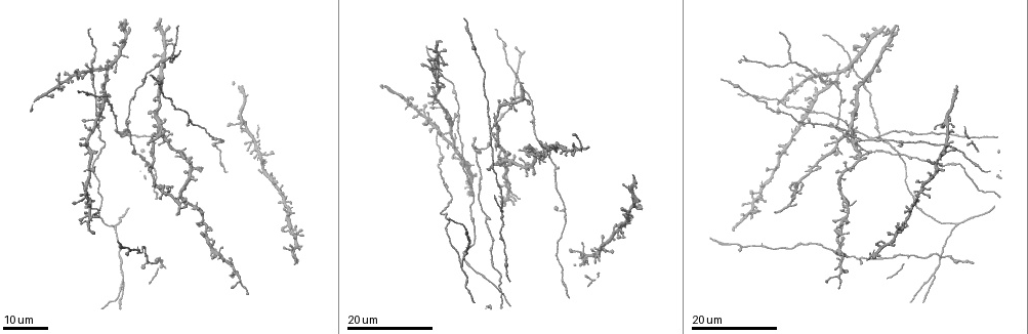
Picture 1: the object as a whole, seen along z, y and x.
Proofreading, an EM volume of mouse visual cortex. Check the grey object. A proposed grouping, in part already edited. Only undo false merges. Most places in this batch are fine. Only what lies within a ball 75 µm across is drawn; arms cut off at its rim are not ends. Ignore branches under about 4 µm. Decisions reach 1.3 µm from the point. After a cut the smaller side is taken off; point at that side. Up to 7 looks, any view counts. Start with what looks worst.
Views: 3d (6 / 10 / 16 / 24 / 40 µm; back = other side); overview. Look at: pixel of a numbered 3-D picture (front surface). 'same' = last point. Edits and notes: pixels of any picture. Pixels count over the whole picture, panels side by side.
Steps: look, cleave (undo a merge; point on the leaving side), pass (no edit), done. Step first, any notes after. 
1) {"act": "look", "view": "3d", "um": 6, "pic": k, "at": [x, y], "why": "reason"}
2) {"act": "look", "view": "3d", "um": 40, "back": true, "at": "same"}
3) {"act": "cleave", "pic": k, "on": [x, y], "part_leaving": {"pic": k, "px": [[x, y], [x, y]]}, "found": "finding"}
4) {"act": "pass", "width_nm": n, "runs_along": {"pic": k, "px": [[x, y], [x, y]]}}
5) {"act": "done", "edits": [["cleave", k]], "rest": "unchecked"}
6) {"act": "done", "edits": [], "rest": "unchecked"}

{"act": "look", "view": "3d", "um": 24, "pic": 1, "at": [790, 63], "why": "three arms meet"}

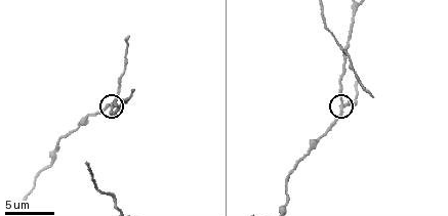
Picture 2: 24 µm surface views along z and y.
{"act": "look", "view": "3d", "um": 10, "pic": 2, "at": [341, 108]}

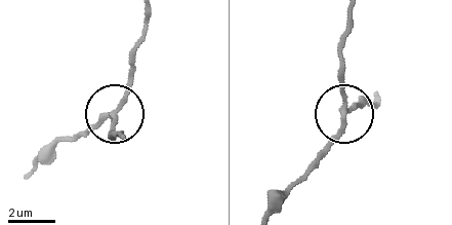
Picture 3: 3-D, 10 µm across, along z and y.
{"act": "pass", "found": "continuous, no second neuron"}

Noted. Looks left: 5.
{"act": "look", "view": "3d", "um": 16, "pic": 1, "at": [811, 109], "why": "small branch off a trunk"}

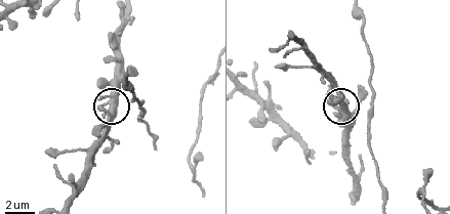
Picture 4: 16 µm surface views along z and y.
{"act": "look", "view": "3d", "um": 10, "pic": 4, "at": [116, 106]}

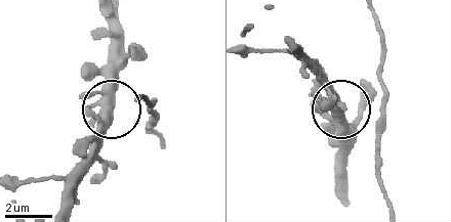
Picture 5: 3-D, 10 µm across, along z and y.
{"act": "pass", "side_arm_um": 62, "found": "one neuron here"}

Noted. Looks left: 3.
{"act": "look", "view": "3d", "um": 16, "pic": 1, "at": [463, 264], "why": "two arms in line, one across"}

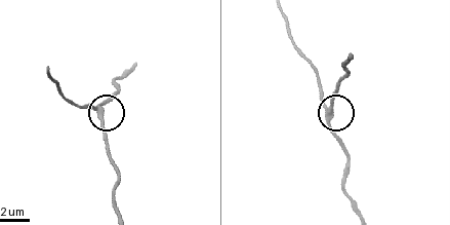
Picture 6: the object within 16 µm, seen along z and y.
{"act": "look", "view": "3d", "um": 6, "pic": 6, "at": [331, 112]}

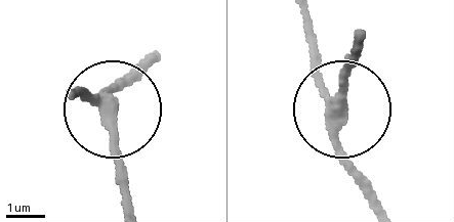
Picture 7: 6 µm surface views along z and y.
{"act": "pass", "arms": 3, "runs_along": {"pic": 7, "px": [[303, 18], [317, 77], [342, 117], [349, 175], [369, 205]]}, "found": "one neuron here"}

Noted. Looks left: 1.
{"act": "done", "edits": [], "rest": "unchecked"}

